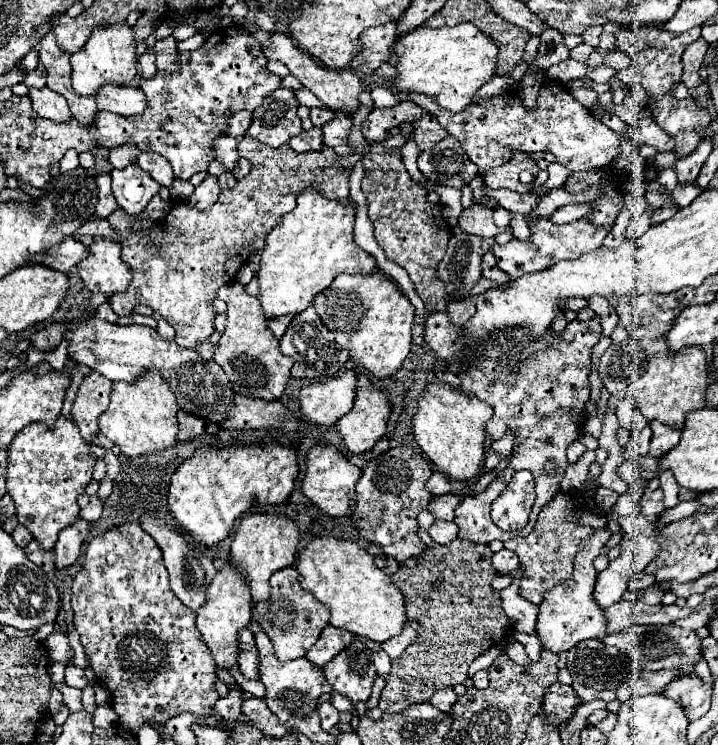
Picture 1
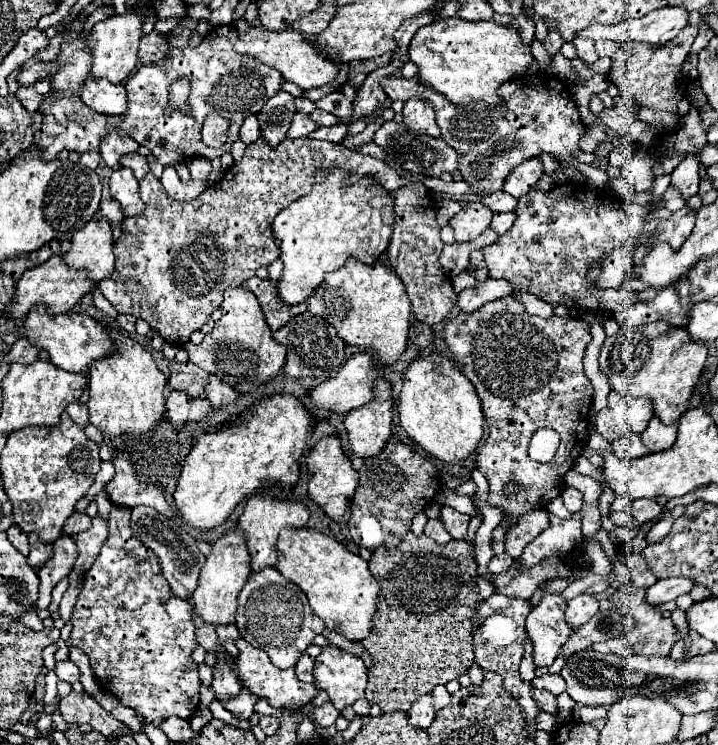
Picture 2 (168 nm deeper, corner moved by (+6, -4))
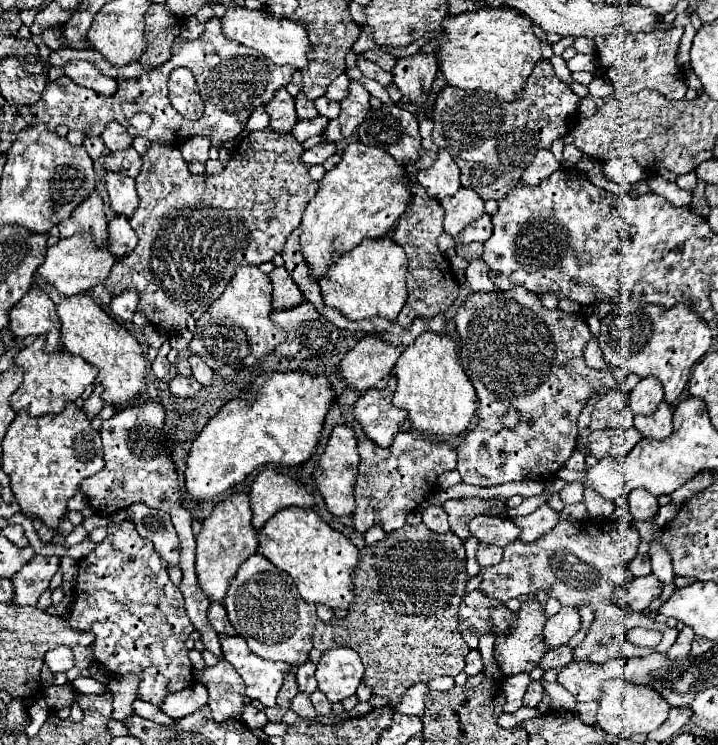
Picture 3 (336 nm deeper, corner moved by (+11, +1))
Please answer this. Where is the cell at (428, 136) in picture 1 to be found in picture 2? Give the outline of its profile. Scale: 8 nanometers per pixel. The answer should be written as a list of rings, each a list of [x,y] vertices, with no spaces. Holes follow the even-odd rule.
[[[407,101],[403,107],[403,123],[417,133],[429,137],[439,137],[439,125],[435,123],[435,113],[429,101]]]

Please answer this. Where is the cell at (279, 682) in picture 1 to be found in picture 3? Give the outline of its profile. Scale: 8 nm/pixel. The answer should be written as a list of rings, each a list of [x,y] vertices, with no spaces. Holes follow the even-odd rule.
[[[222,636],[220,644],[222,644],[224,660],[228,660],[236,668],[236,672],[242,676],[242,680],[246,682],[246,696],[252,700],[260,700],[264,706],[276,706],[276,694],[284,682],[284,674],[288,672],[288,664],[286,662],[270,662],[270,660],[256,656],[248,648],[248,644],[242,636]]]

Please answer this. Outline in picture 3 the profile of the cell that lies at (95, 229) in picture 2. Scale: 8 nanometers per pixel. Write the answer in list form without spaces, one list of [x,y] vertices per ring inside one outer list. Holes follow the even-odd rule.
[[[94,190],[84,202],[80,202],[80,206],[70,214],[70,218],[66,218],[64,222],[58,224],[62,238],[72,236],[78,230],[88,230],[92,232],[94,240],[98,244],[104,244],[106,240],[106,214],[104,214],[104,204],[102,204],[102,196],[98,194],[98,190]]]

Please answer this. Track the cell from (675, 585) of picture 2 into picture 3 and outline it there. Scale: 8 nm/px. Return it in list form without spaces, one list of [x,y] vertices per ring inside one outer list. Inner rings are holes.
[[[654,574],[632,578],[626,586],[618,586],[614,590],[614,602],[618,606],[628,606],[630,610],[644,610],[648,604],[658,598],[662,582]]]

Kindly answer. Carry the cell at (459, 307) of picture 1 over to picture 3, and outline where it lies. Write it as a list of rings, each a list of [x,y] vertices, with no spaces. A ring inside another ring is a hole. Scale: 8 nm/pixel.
[[[476,258],[474,264],[468,266],[466,280],[468,280],[468,284],[472,286],[474,292],[492,292],[494,290],[492,280],[486,276],[486,262],[480,260],[480,258]]]

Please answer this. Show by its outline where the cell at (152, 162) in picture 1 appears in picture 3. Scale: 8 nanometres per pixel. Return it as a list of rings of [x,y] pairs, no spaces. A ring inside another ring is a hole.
[[[134,148],[110,152],[104,162],[104,168],[108,172],[122,172],[124,176],[132,176],[132,178],[138,176],[140,166],[142,166],[142,158]]]

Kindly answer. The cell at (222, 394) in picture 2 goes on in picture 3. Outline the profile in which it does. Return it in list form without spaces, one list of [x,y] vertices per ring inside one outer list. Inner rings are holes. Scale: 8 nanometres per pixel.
[[[190,356],[190,364],[192,364],[192,374],[194,378],[202,384],[202,386],[210,386],[212,382],[212,370],[202,362],[200,356]]]

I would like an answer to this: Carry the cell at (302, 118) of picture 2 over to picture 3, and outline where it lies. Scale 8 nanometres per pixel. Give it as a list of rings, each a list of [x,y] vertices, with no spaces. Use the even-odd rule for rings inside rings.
[[[300,92],[296,96],[296,112],[298,112],[298,120],[308,120],[308,118],[316,118],[318,112],[314,108],[314,102],[310,98],[306,98],[304,92]]]

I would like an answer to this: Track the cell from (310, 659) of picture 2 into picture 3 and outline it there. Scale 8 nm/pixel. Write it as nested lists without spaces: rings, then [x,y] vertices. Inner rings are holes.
[[[304,662],[298,666],[298,672],[296,672],[296,684],[298,684],[298,690],[304,692],[304,694],[312,694],[316,690],[316,678],[314,678],[314,670],[316,666],[312,662]]]

